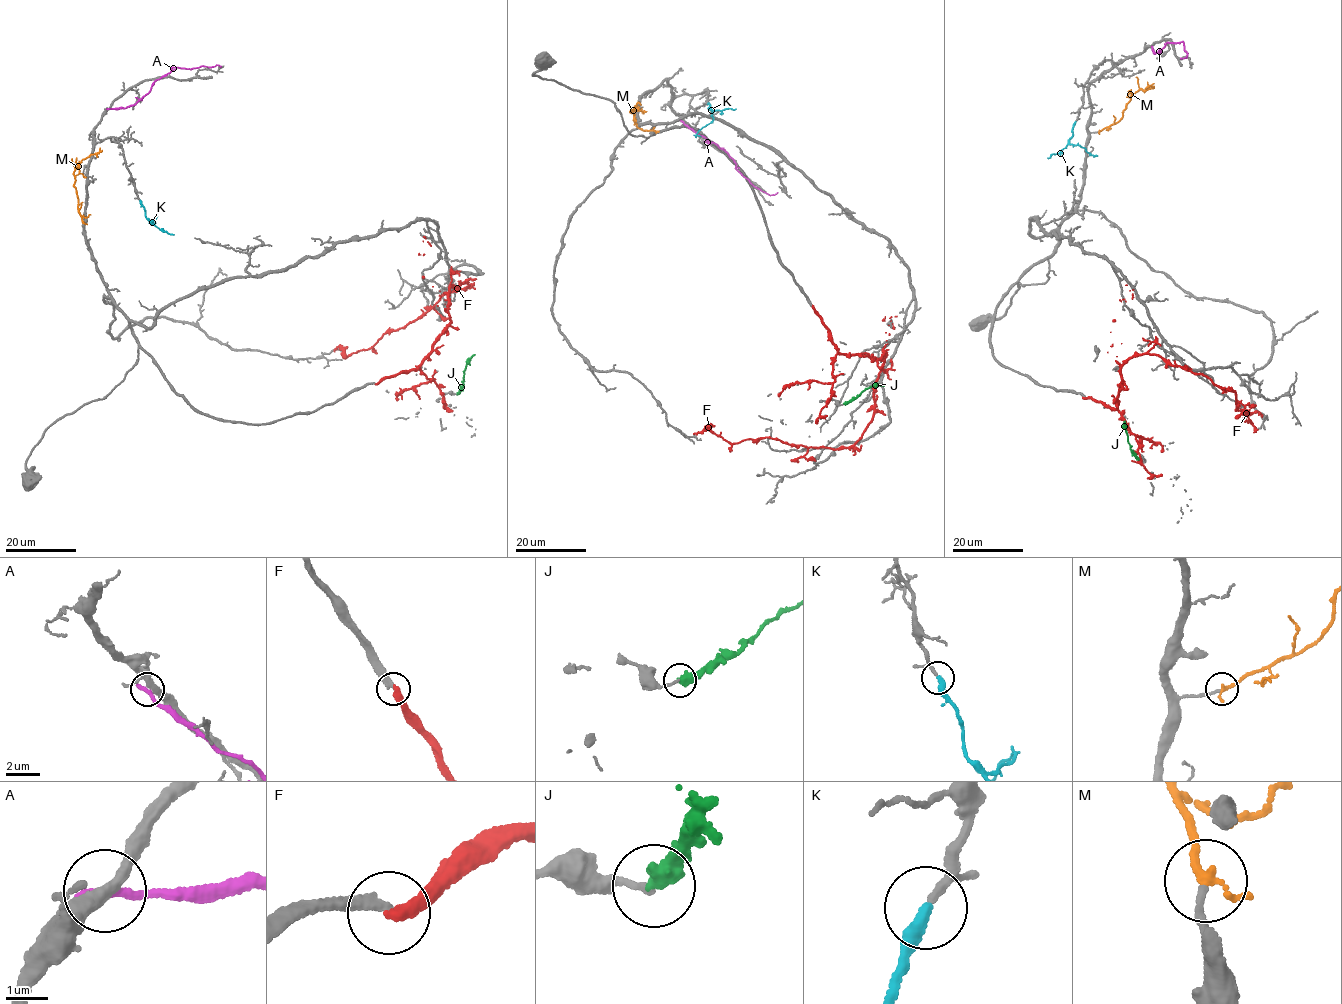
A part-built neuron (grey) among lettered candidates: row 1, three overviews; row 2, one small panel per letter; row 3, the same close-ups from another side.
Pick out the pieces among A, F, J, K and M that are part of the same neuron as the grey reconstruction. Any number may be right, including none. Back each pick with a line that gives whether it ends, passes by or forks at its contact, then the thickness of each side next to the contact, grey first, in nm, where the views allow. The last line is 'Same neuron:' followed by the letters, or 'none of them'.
K: It ends there. Thickness 140 nm (grey) against 340 nm
M: It passes by. Thickness 150 nm (grey) against 180 nm
Same neuron: K, M

